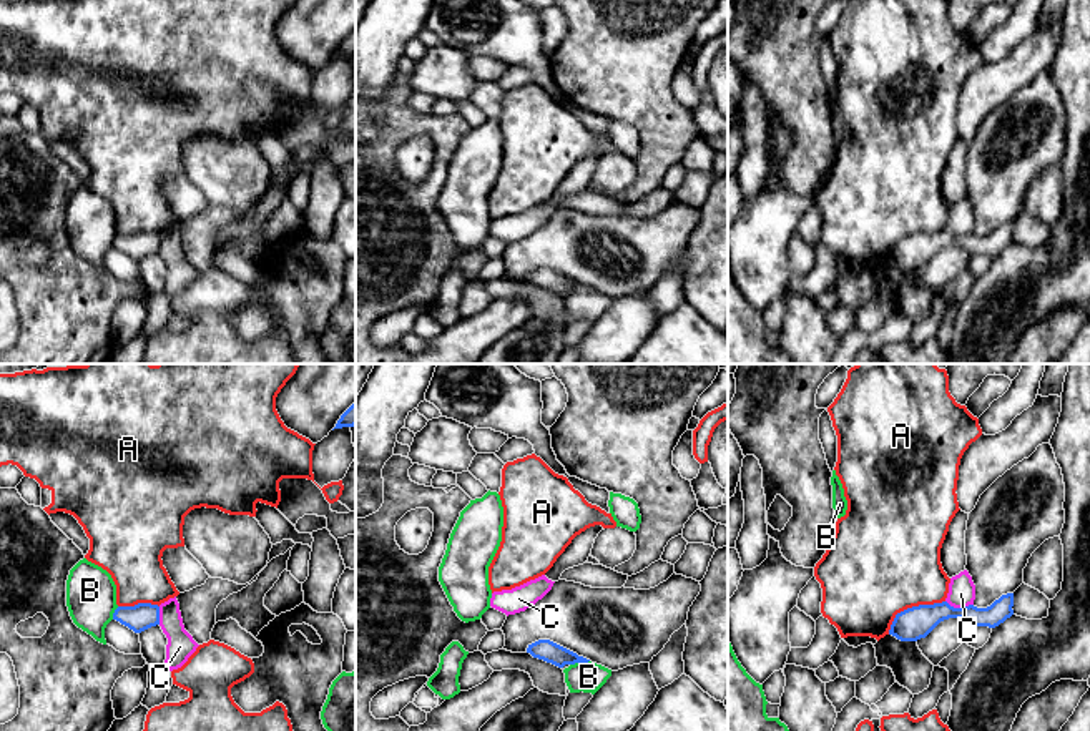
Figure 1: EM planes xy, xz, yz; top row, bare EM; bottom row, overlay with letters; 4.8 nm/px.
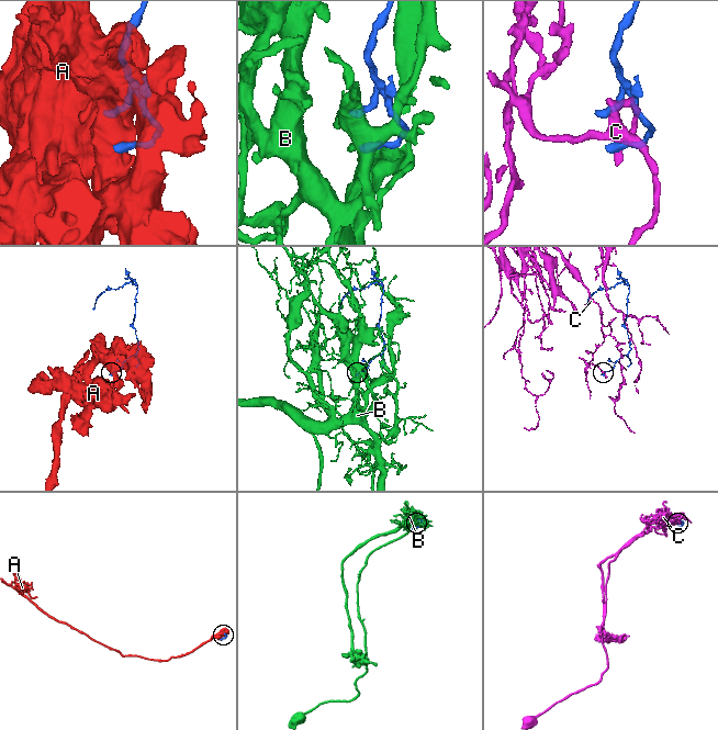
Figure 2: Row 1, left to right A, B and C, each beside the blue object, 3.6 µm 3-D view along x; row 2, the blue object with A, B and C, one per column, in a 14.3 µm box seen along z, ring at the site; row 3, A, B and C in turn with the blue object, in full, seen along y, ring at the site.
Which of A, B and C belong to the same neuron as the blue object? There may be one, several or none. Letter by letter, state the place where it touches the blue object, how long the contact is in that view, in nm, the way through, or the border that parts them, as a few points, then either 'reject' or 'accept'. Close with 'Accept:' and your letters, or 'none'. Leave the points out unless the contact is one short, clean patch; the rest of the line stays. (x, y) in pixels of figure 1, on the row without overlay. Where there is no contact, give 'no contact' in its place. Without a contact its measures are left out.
A: yz (913, 235) | 320 nm | reject
B: xz (579, 289) | 100 nm | reject
C: yz (959, 236) | 140 nm | accept
Accept: C

